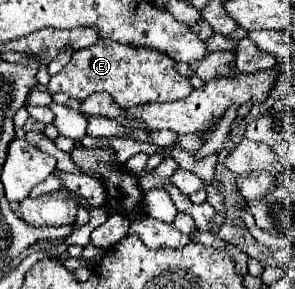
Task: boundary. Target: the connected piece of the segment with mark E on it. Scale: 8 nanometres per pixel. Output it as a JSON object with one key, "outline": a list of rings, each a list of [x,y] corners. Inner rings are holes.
{"outline":[[[98,40],[90,48],[76,50],[66,68],[52,76],[46,88],[48,94],[64,92],[70,98],[78,100],[84,100],[94,92],[108,92],[120,108],[132,108],[146,102],[180,100],[188,96],[190,90],[192,86],[188,78],[174,70],[172,58],[168,58],[166,54],[150,48],[130,48],[114,40]]]}

